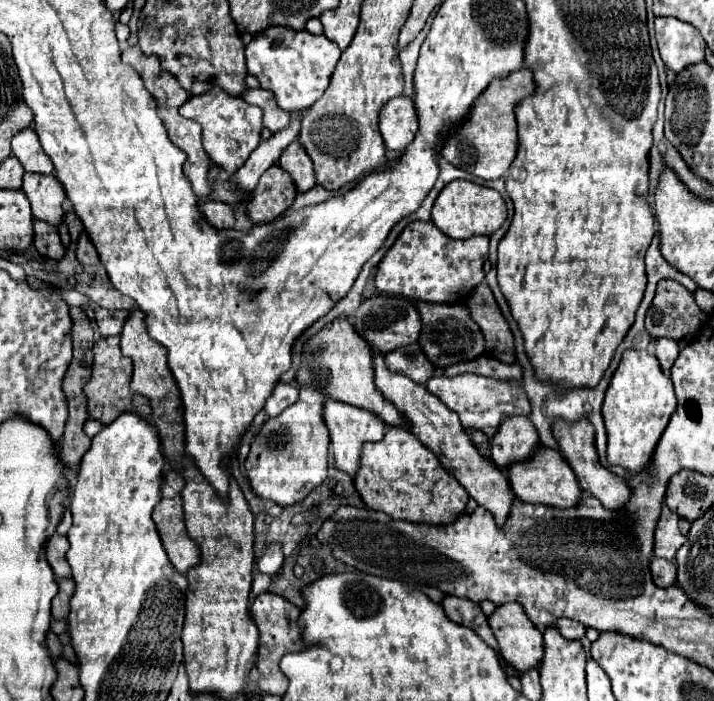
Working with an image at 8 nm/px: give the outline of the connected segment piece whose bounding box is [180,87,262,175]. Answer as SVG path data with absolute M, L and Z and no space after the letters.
M214 87L208 93L192 95L182 107L180 115L188 117L202 125L202 143L210 159L220 165L228 175L234 175L250 157L250 153L262 141L262 109L248 105L242 97L232 97L220 87Z

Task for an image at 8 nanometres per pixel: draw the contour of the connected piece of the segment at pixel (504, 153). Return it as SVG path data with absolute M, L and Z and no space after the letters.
M526 67L512 71L506 79L494 79L494 83L490 83L490 87L482 91L478 103L474 103L474 111L470 111L470 119L466 119L462 127L456 127L450 137L442 139L440 155L446 161L450 161L454 167L460 167L484 181L504 177L518 149L514 105L532 91L534 91L534 77L532 71Z

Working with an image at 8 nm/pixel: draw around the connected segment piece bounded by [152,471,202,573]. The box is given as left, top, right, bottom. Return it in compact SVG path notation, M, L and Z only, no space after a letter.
M176 471L164 473L164 487L162 487L162 501L154 507L152 519L158 527L162 545L168 553L170 563L180 571L186 573L190 567L202 559L198 543L190 539L186 525L184 525L184 509L182 509L182 487L184 479Z

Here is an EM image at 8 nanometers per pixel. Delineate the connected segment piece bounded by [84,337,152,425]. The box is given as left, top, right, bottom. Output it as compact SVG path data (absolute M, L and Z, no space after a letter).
M104 337L104 339L96 341L92 377L84 387L90 417L104 425L112 423L122 411L136 411L144 419L150 419L150 413L152 413L150 401L142 395L134 395L134 391L130 391L130 379L132 379L132 361L128 357L124 357L120 351L120 337Z

